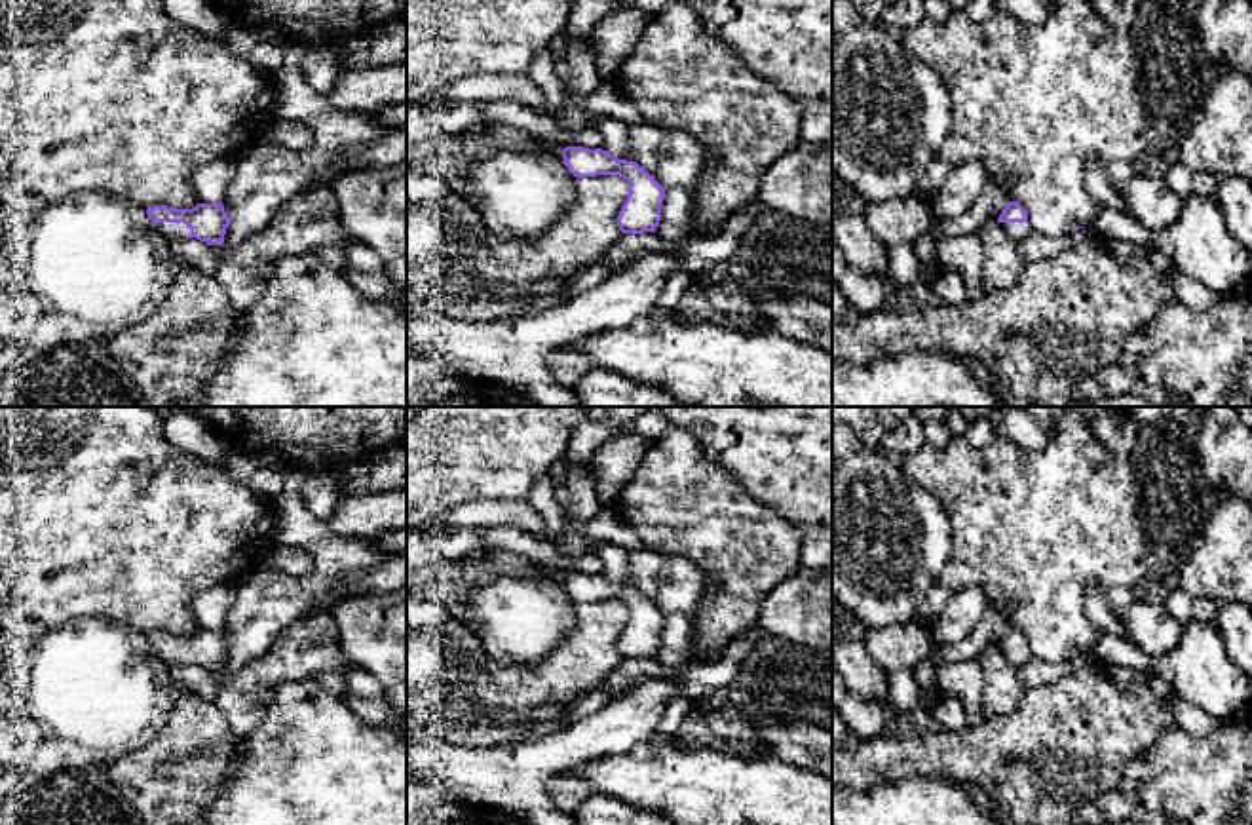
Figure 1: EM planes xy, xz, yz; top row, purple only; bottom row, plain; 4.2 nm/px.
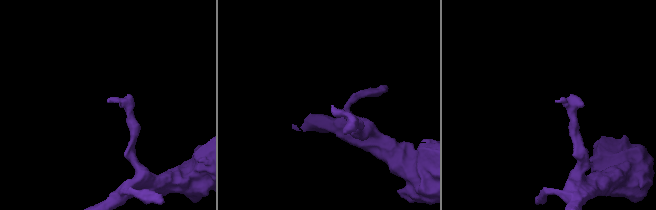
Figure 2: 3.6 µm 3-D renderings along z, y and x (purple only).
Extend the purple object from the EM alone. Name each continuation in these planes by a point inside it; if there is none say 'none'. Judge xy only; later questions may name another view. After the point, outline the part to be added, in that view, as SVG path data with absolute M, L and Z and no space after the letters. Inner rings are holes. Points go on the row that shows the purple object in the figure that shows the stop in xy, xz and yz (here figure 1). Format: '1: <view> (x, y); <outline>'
1: xy (170, 230); M154 222L154 228L161 232L167 240L190 238L190 228L184 222Z

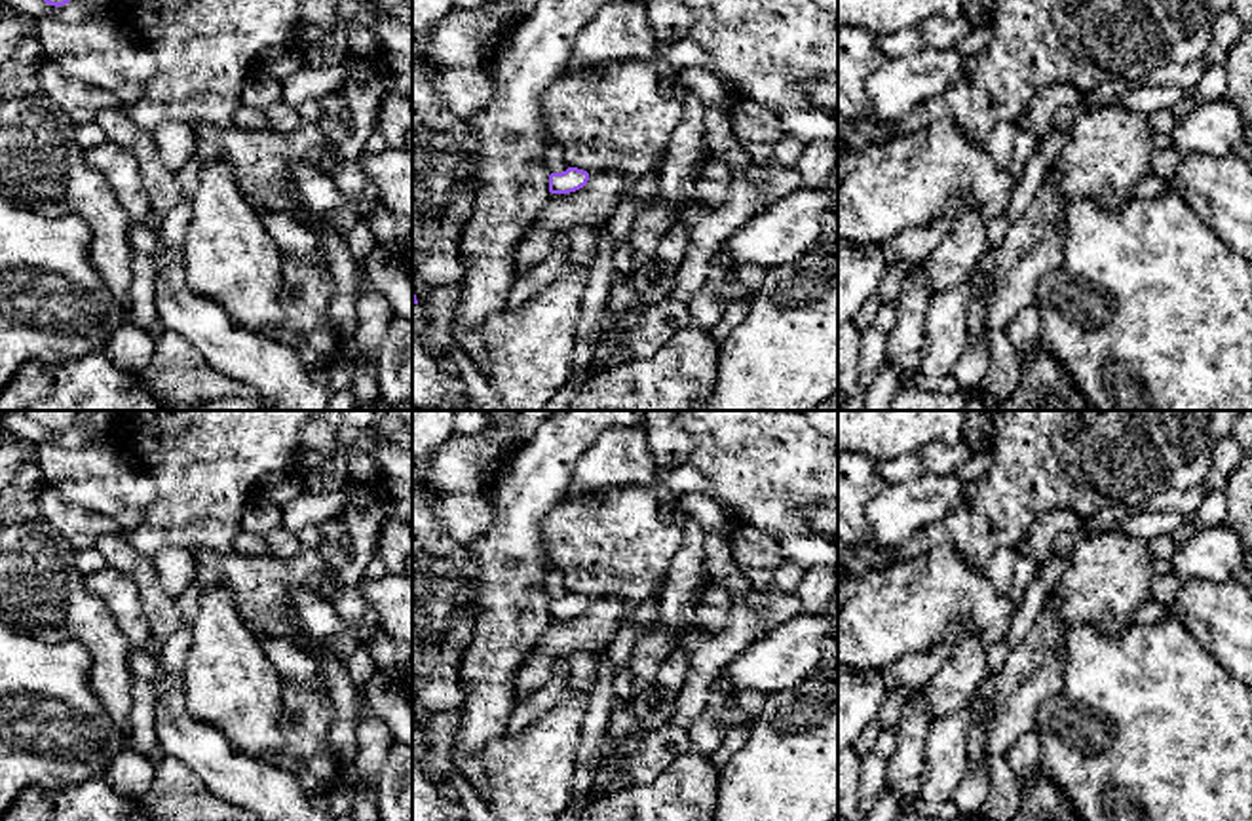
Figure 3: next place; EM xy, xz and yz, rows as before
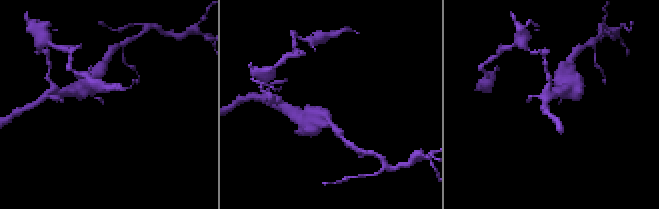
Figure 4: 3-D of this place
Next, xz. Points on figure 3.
none

